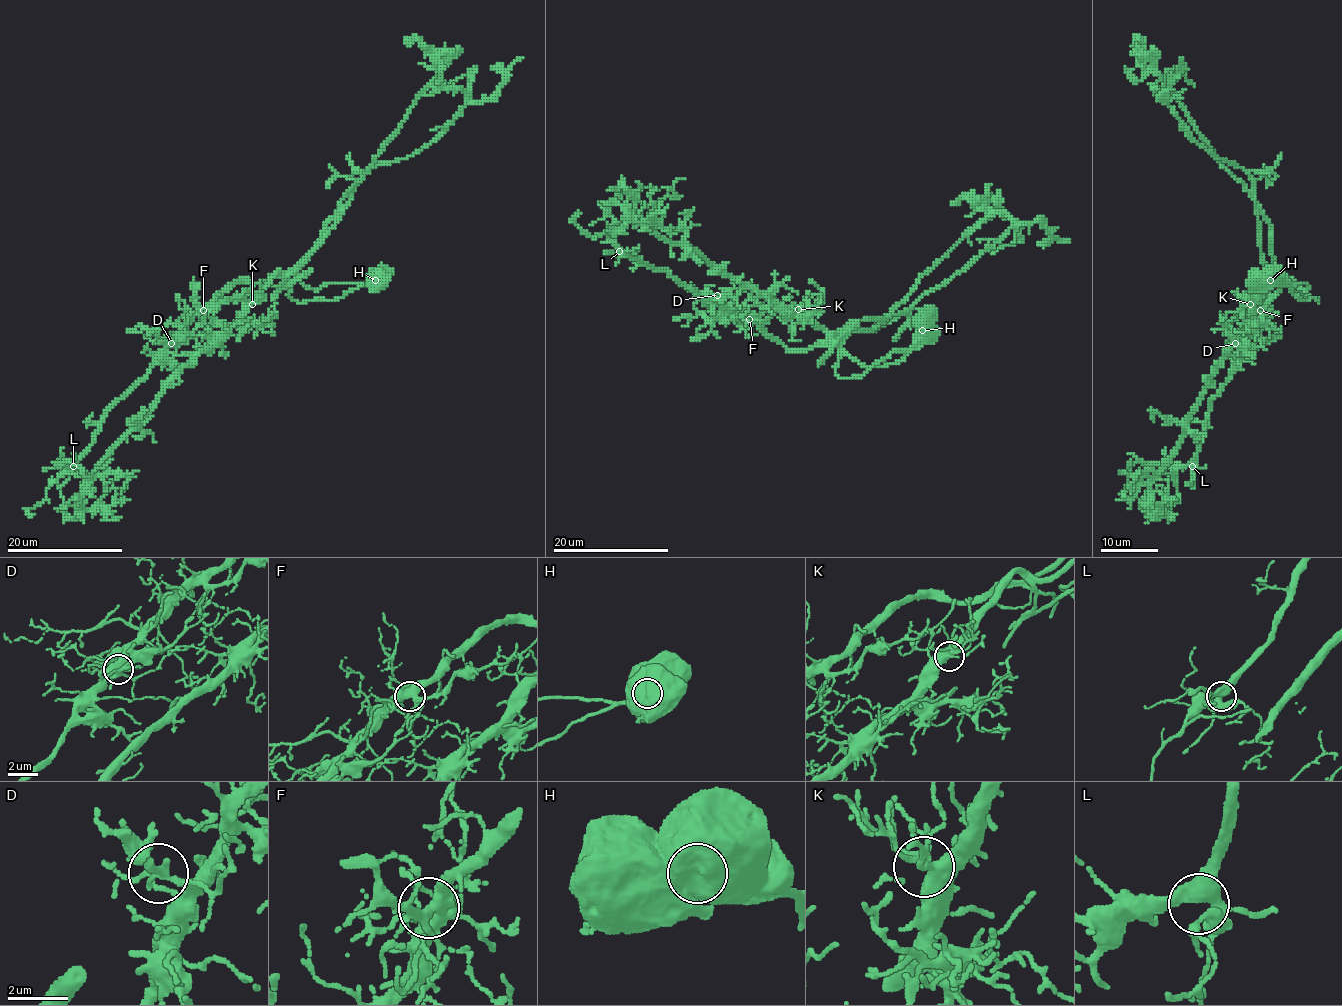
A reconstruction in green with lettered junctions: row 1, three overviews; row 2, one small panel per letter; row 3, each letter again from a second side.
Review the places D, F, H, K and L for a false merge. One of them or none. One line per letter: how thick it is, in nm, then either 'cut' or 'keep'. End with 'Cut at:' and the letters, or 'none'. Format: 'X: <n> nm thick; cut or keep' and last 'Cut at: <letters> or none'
D: 180 nm thick; keep
F: 460 nm thick; keep
H: 1200 nm thick; cut
K: 320 nm thick; keep
L: 480 nm thick; keep
Cut at: H

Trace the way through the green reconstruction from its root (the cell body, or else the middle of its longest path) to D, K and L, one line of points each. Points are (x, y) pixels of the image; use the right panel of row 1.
D: (1276, 276), (1308, 287), (1303, 289), (1282, 276), (1292, 282), (1264, 304), (1248, 337), (1235, 343)
K: (1276, 276), (1308, 287), (1303, 289), (1292, 278), (1279, 279), (1270, 272), (1263, 292), (1250, 304)
L: (1276, 276), (1308, 287), (1280, 278), (1292, 282), (1264, 304), (1232, 373), (1211, 401), (1192, 466)

